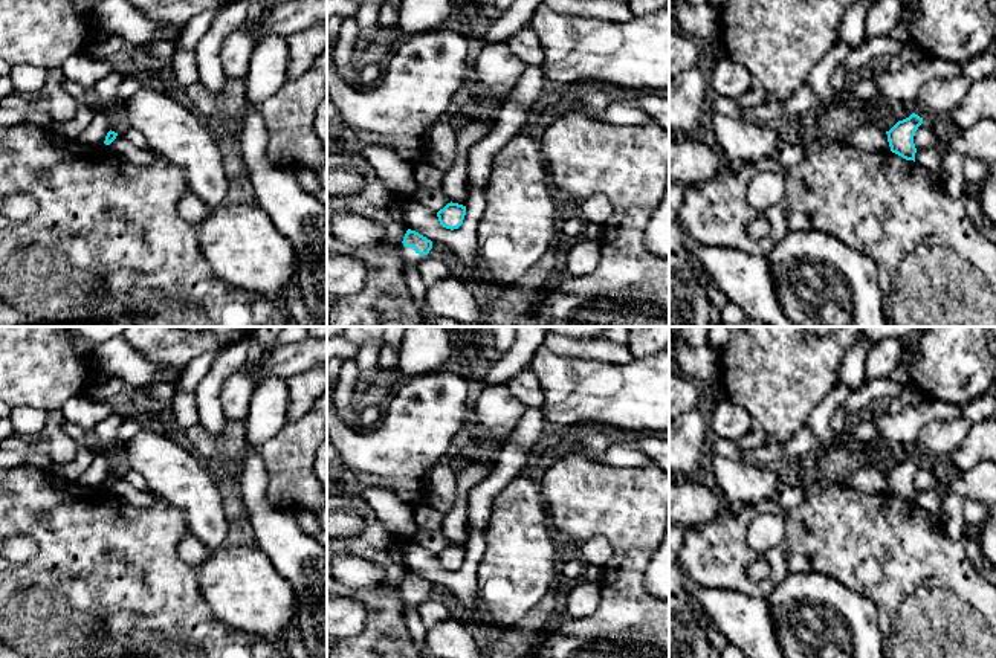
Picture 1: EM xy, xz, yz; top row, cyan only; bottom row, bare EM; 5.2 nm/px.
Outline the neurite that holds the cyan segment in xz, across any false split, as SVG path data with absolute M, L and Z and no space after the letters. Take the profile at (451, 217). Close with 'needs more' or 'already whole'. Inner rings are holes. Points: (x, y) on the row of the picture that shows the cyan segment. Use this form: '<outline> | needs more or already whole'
M452 202L437 212L440 224L451 231L463 224L464 215L466 206Z | already whole

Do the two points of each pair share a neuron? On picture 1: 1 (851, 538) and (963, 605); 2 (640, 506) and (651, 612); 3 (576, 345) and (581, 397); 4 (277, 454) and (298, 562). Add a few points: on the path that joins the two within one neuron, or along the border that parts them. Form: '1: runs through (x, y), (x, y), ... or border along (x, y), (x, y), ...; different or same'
1: runs through (882, 538), (905, 538), (941, 574); same
2: runs through (634, 532), (634, 587); same
3: border along (544, 345), (567, 356), (613, 362); different
4: border along (268, 480), (266, 499), (295, 515); different

